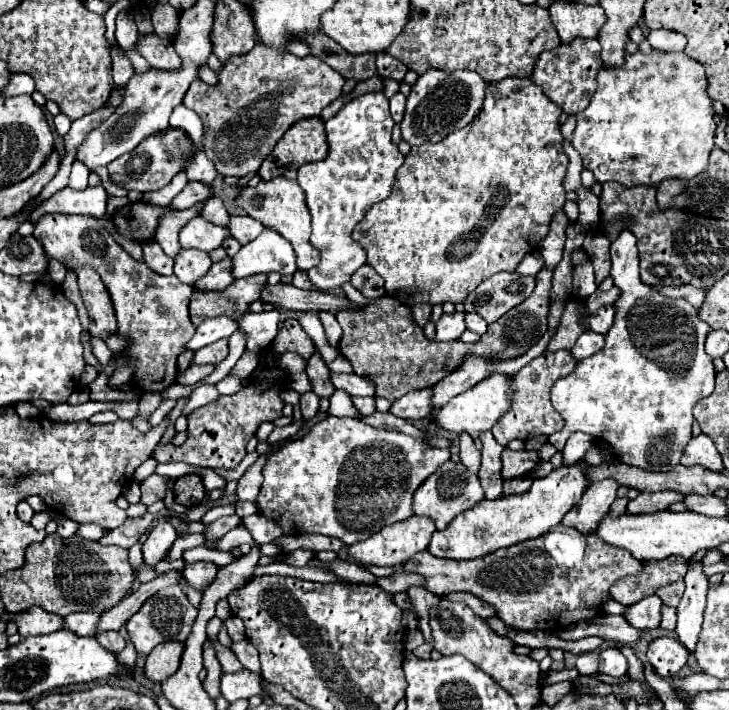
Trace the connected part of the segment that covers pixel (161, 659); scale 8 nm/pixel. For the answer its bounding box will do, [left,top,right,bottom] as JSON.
[144,642,184,682]

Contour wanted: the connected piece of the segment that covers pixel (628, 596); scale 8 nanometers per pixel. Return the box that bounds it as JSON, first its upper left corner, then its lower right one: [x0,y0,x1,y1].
[610,556,688,606]

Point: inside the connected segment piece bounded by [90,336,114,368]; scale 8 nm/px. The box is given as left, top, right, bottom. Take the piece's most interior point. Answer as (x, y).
(99, 349)

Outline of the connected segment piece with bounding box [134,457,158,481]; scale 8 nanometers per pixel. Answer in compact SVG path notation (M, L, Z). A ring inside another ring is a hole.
M150 457L146 462L141 464L135 471L134 478L138 481L138 476L141 479L146 479L148 476L152 475L155 472L158 462Z

